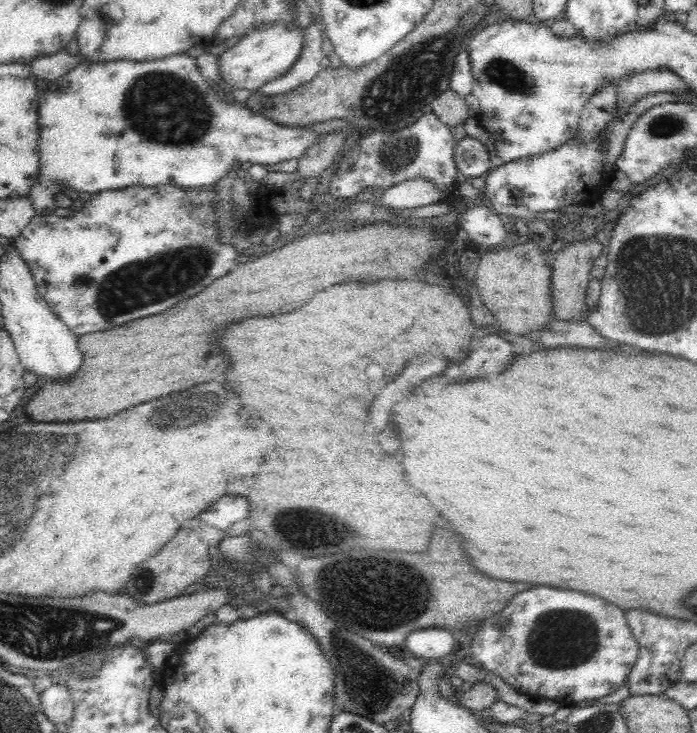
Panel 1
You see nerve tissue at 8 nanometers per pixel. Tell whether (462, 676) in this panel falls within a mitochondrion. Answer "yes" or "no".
no

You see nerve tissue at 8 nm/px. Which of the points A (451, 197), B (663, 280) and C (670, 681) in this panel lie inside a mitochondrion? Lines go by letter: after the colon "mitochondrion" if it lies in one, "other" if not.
A: other
B: mitochondrion
C: other

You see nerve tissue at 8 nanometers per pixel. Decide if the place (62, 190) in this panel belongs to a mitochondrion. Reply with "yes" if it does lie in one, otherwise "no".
no

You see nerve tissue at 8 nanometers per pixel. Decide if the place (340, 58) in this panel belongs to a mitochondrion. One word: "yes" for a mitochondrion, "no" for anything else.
no

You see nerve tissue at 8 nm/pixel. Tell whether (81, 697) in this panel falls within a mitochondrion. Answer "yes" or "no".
no

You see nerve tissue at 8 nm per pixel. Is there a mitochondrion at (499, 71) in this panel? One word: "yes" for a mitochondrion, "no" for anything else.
yes

